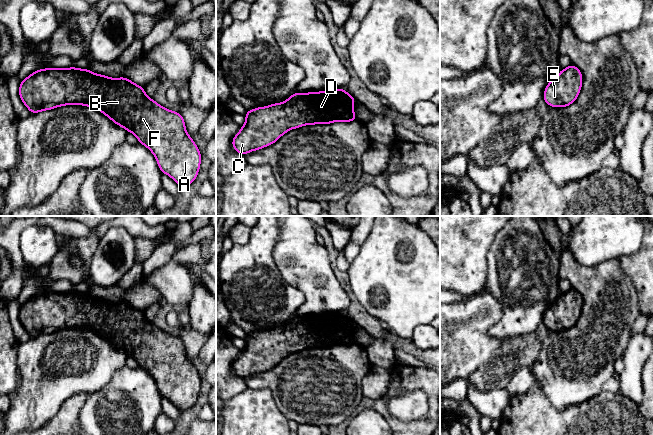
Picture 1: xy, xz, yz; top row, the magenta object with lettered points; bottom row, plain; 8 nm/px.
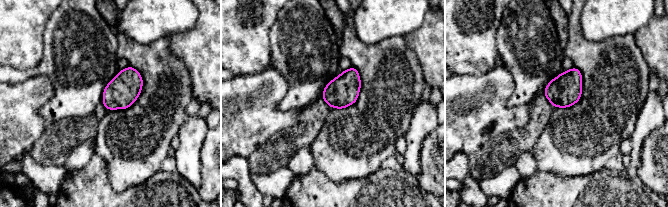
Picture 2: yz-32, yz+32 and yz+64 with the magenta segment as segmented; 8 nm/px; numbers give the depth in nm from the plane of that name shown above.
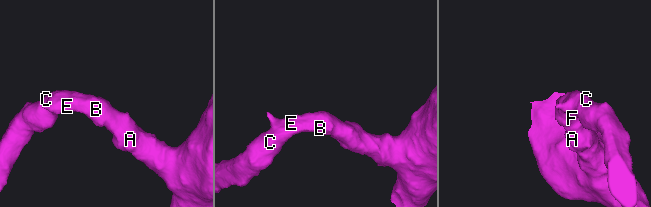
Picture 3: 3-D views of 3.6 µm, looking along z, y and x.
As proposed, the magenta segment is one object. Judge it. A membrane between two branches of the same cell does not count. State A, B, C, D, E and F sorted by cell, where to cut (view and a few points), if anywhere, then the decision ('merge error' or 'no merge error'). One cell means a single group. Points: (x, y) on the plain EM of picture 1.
A B C D E F; no cut; no merge error

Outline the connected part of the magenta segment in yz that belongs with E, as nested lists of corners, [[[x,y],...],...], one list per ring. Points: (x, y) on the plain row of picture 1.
[[[571,288],[562,293],[558,300],[551,304],[544,314],[543,323],[550,331],[567,331],[579,320],[583,299]]]

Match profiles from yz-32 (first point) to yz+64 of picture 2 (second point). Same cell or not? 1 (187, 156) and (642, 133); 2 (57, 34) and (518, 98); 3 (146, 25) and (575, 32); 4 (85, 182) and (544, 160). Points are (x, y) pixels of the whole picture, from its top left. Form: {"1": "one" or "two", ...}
{"1": "one", "2": "one", "3": "two", "4": "two"}

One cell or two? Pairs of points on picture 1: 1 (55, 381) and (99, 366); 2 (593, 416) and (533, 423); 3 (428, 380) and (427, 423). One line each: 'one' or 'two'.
1: one
2: one
3: one

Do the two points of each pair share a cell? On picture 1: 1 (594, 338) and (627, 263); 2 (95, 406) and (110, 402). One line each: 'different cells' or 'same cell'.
1: different cells
2: same cell

